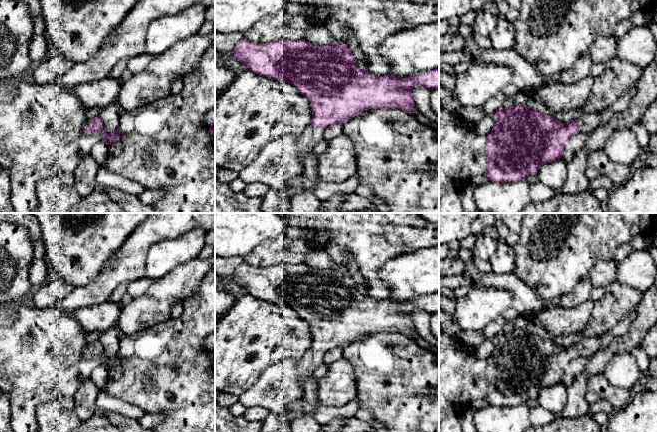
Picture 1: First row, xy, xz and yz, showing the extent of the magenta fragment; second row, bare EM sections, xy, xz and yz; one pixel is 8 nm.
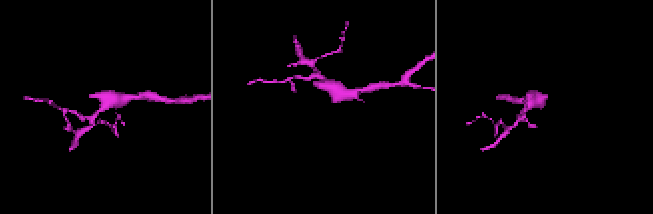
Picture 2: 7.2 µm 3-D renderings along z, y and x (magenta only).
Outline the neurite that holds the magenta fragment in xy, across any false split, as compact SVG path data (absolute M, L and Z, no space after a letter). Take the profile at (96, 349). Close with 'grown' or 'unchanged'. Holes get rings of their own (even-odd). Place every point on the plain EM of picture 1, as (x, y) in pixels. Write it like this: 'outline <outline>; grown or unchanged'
outline M99 340L93 343L86 343L83 349L83 356L87 358L102 357L103 358L102 365L105 366L107 369L110 369L114 365L120 364L121 361L118 353L109 358L106 358L105 355L106 353L104 347L102 346Z; grown

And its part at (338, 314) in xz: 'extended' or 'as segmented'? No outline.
extended

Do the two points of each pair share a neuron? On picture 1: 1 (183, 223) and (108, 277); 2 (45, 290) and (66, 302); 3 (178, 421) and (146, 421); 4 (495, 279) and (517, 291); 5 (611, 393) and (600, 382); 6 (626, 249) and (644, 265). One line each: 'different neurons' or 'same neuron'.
1: same neuron
2: different neurons
3: different neurons
4: same neuron
5: same neuron
6: different neurons

